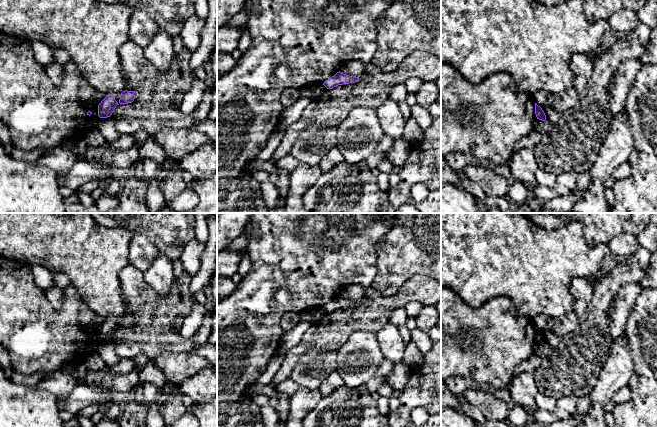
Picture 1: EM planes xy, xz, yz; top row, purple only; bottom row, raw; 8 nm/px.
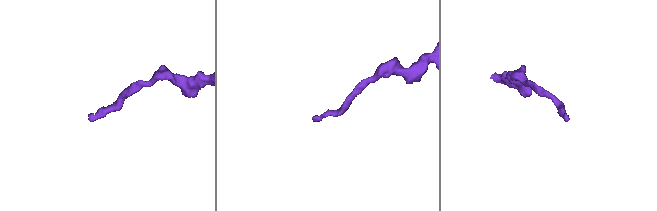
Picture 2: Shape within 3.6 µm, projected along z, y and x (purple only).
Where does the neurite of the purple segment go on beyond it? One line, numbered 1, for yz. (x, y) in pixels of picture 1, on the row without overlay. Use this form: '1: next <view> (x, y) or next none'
1: next none

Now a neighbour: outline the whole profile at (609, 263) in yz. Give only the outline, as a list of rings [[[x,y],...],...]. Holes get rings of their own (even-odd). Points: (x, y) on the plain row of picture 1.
[[[610,256],[605,257],[602,262],[600,273],[597,276],[587,278],[588,281],[595,288],[598,281],[606,277],[612,270],[614,270],[618,266],[618,264],[619,263],[614,258]]]

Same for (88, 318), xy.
[[[83,305],[80,309],[79,319],[83,326],[97,329],[99,329],[101,325],[106,321],[106,319],[95,314],[86,305]]]

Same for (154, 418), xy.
[[[166,381],[159,391],[156,397],[152,400],[150,406],[146,427],[166,427],[165,421],[160,412],[160,407],[171,400],[171,394],[179,389],[179,385]]]

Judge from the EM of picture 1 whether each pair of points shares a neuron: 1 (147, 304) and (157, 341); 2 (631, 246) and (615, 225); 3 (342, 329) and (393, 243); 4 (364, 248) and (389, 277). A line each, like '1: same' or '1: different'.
1: same
2: different
3: different
4: different

